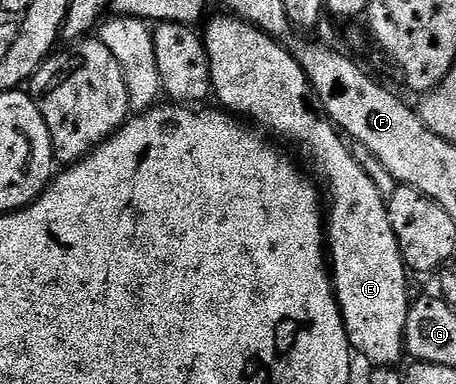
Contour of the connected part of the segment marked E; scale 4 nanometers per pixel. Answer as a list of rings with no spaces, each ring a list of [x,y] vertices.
[[[222,16],[226,17],[214,17],[210,22],[205,22],[207,25],[204,44],[206,59],[210,64],[210,88],[213,96],[218,96],[218,101],[222,104],[219,106],[223,110],[239,118],[247,117],[242,118],[247,122],[255,121],[250,123],[267,134],[275,133],[286,141],[295,141],[298,144],[299,151],[314,168],[313,176],[320,185],[322,180],[321,188],[328,202],[328,212],[324,217],[324,237],[328,242],[328,268],[334,286],[334,298],[338,300],[342,312],[350,348],[357,356],[359,353],[364,360],[371,361],[371,366],[397,366],[398,360],[406,353],[406,324],[412,296],[410,297],[410,289],[406,286],[408,270],[400,255],[400,247],[396,243],[396,231],[392,231],[392,223],[388,219],[387,198],[384,193],[382,197],[377,183],[366,174],[365,167],[350,154],[351,146],[344,140],[343,134],[316,108],[314,89],[310,85],[310,80],[285,44],[269,37],[264,30],[249,25],[241,17]]]

